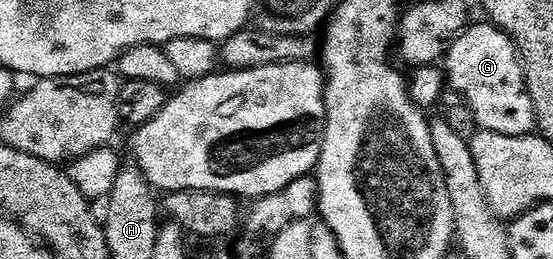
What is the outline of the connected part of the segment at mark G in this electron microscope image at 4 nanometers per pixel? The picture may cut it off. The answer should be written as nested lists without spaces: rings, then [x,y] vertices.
[[[482,21],[476,25],[468,26],[467,30],[447,48],[445,52],[445,75],[449,80],[450,86],[458,91],[460,95],[467,98],[467,103],[471,107],[471,111],[475,114],[475,122],[484,131],[492,131],[493,133],[501,133],[502,135],[530,135],[536,130],[537,124],[535,122],[535,106],[531,100],[531,94],[527,92],[527,80],[523,77],[523,65],[515,50],[515,44],[511,42],[511,38],[507,36],[504,31],[500,31],[498,27],[492,25],[490,22]]]

